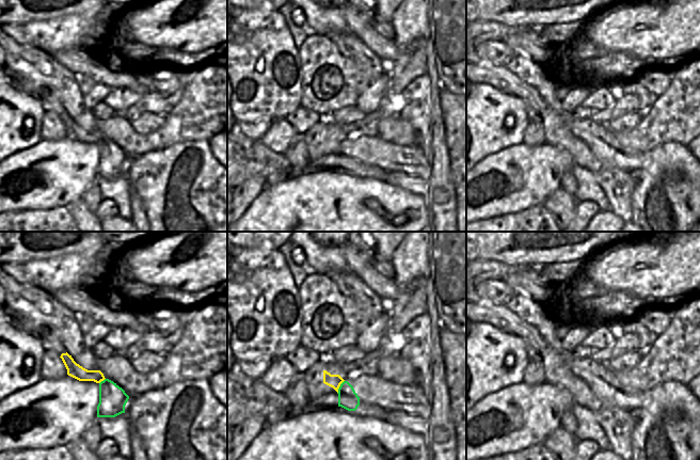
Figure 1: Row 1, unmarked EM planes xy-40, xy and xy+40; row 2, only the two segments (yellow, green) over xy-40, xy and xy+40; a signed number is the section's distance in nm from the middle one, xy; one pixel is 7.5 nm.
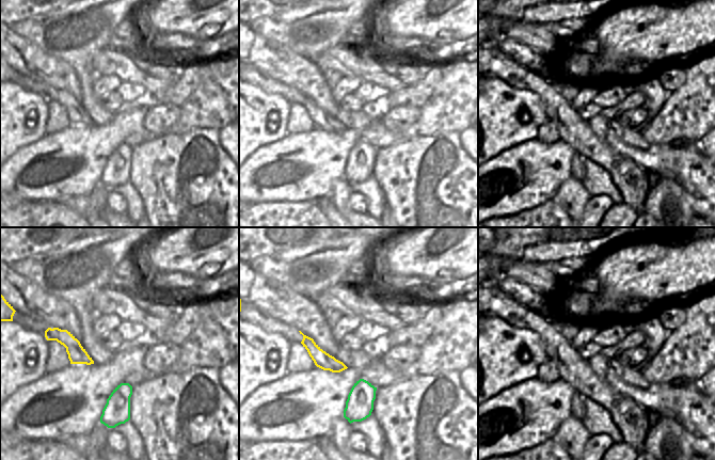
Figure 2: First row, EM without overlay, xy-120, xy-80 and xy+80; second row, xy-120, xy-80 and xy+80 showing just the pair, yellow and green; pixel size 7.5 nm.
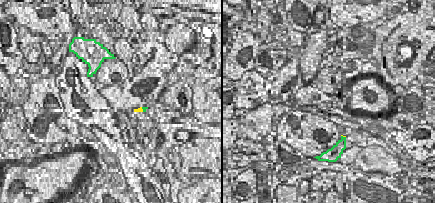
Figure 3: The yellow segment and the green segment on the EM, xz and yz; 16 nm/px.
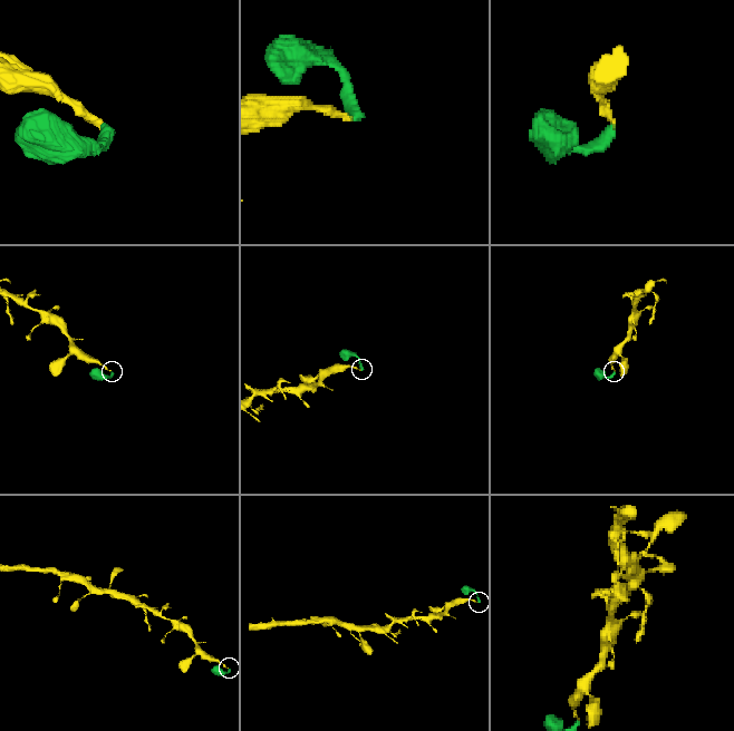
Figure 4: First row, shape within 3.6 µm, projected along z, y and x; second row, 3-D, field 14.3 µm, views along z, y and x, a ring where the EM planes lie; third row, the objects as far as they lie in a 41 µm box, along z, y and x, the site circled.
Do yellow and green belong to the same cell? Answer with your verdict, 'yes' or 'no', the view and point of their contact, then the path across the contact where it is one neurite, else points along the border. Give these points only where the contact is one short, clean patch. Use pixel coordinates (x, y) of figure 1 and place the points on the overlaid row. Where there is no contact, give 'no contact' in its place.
yes; meets yellow in xy at (339, 385); runs through xy (334, 381), (339, 385), (346, 392), (348, 399)

